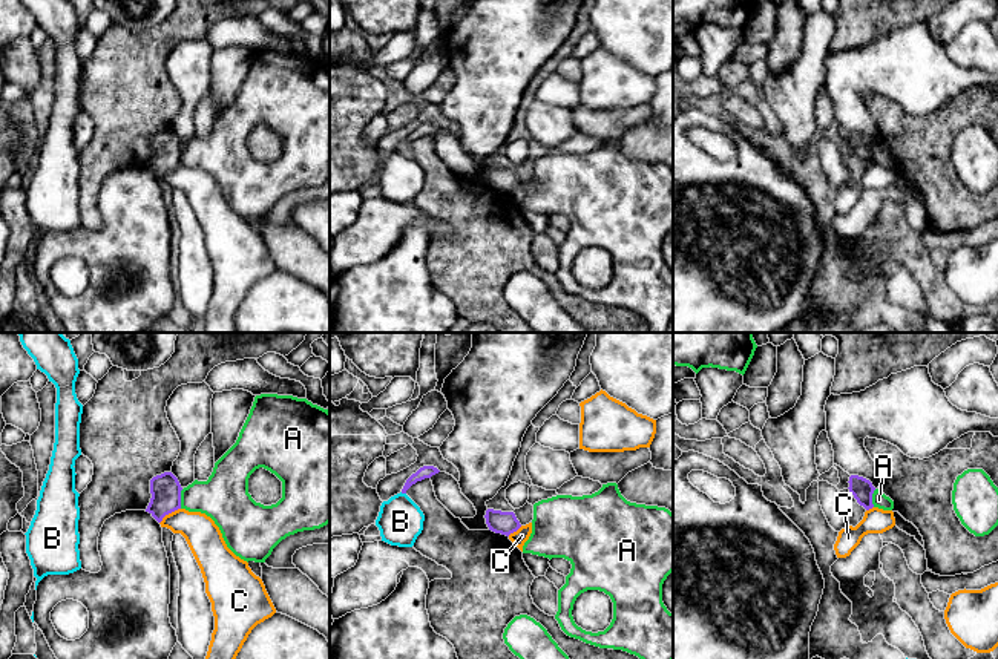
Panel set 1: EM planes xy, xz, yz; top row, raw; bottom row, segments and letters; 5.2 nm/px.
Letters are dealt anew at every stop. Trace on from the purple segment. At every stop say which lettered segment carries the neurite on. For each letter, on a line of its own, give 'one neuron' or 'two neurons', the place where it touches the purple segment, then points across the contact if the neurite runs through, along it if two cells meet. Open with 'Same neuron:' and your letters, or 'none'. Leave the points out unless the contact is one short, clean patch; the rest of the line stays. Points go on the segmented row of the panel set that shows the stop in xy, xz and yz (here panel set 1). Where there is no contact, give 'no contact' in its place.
Same neuron: none
A: two neurons; meets purple in xy at (180, 498); border along xy (183, 489), (180, 508)
B: two neurons; meets purple in xz at (403, 492); border along xz (400, 492), (405, 494)
C: two neurons; meets purple in xy at (169, 512); border along xy (180, 508), (169, 512), (160, 523)

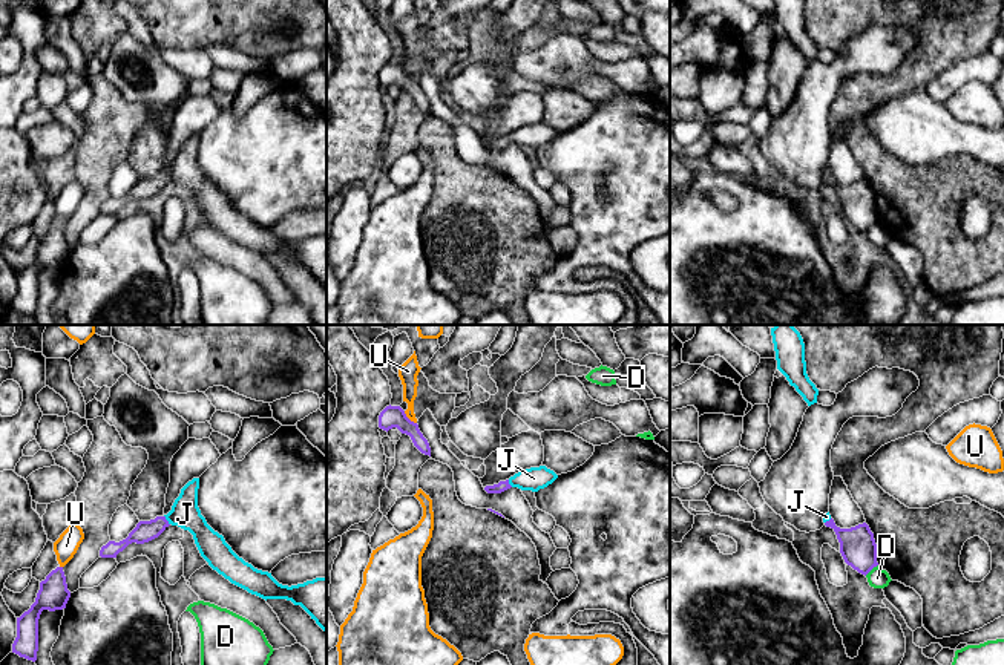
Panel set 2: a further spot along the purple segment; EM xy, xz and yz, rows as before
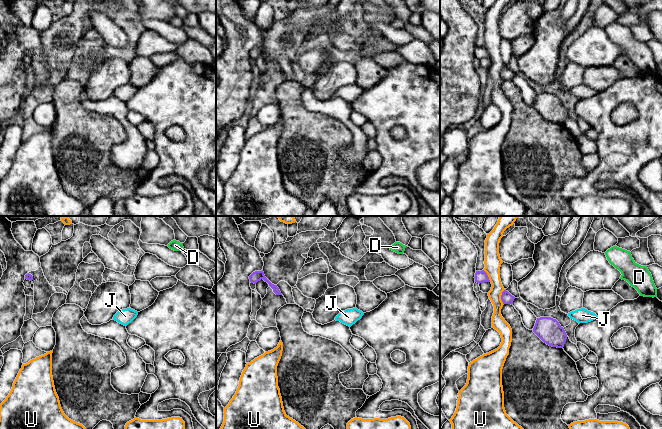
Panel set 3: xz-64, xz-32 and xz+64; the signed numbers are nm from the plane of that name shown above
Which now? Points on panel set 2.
Same neuron: J
D: two neurons; meets purple in yz at (871, 569); border along yz (877, 564), (865, 575)
J: one neuron; meets purple in xy at (166, 520); runs through xy (146, 530), (166, 520), (184, 514)
U: two neurons; meets purple in xz at (408, 419); border along xz (403, 411), (416, 423)

